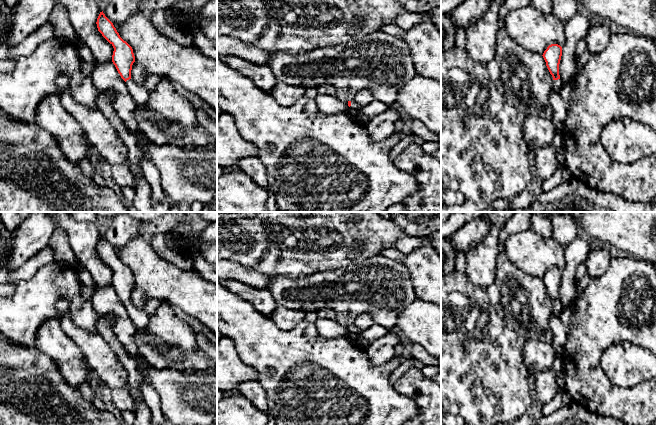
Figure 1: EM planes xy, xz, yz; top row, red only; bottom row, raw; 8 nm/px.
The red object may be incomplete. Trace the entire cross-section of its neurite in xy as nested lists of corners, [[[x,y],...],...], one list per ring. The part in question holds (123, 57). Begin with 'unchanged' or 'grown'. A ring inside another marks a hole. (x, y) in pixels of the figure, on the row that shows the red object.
grown | [[[103,11],[100,12],[96,24],[98,31],[114,48],[112,62],[125,81],[129,93],[137,105],[145,104],[149,98],[148,92],[143,86],[131,79],[132,65],[135,62],[132,47],[120,37],[113,23],[105,16]]]

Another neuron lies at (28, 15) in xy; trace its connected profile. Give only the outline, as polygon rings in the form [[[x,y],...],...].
[[[20,0],[13,10],[13,23],[7,44],[18,45],[30,33],[48,22],[54,0]]]

